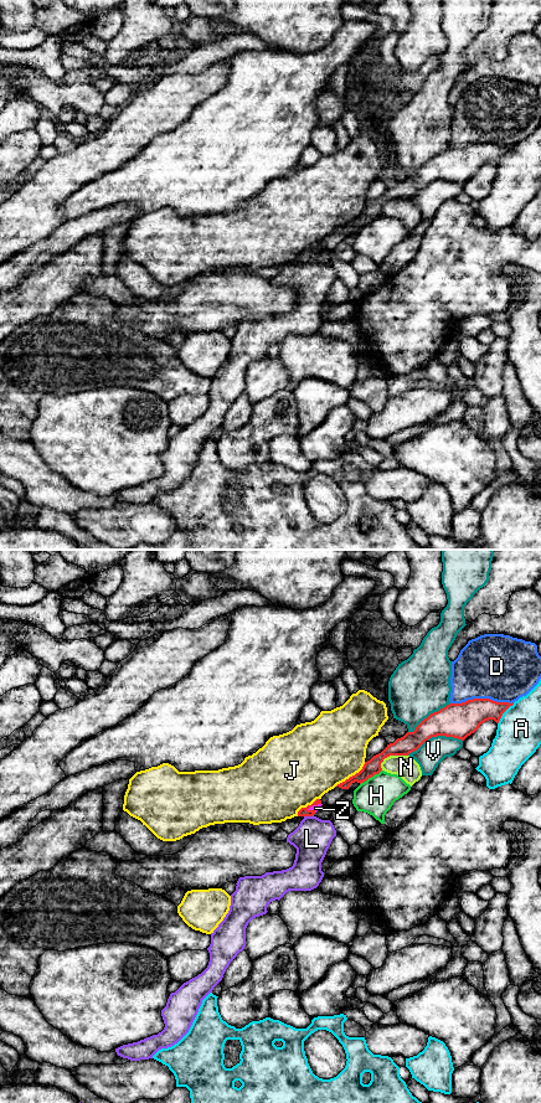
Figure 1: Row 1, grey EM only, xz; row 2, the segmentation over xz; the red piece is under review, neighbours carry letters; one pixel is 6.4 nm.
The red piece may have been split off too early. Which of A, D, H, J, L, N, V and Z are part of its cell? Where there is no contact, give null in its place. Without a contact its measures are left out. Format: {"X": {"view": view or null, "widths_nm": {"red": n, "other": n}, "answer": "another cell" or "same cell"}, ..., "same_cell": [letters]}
{"A": {"view": "xz", "widths_nm": {"red": 200, "other": 280}, "answer": "another cell"}, "D": {"view": "xz", "widths_nm": {"red": 220, "other": 420}, "answer": "another cell"}, "H": {"view": "xz", "widths_nm": {"red": 100, "other": 240}, "answer": "another cell"}, "J": {"view": "xz", "widths_nm": {"red": 100, "other": 440}, "answer": "another cell"}, "L": {"view": "xz", "widths_nm": {"red": 60, "other": 240}, "answer": "another cell"}, "N": {"view": "xz", "widths_nm": {"red": 120, "other": 150}, "answer": "another cell"}, "V": {"view": "xz", "widths_nm": {"red": 220, "other": 170}, "answer": "another cell"}, "Z": {"view": "xz", "widths_nm": {"red": 60, "other": 40}, "answer": "another cell"}, "same_cell": []}

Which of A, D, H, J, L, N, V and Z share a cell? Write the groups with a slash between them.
A / D / H / J / L Z / N / V

